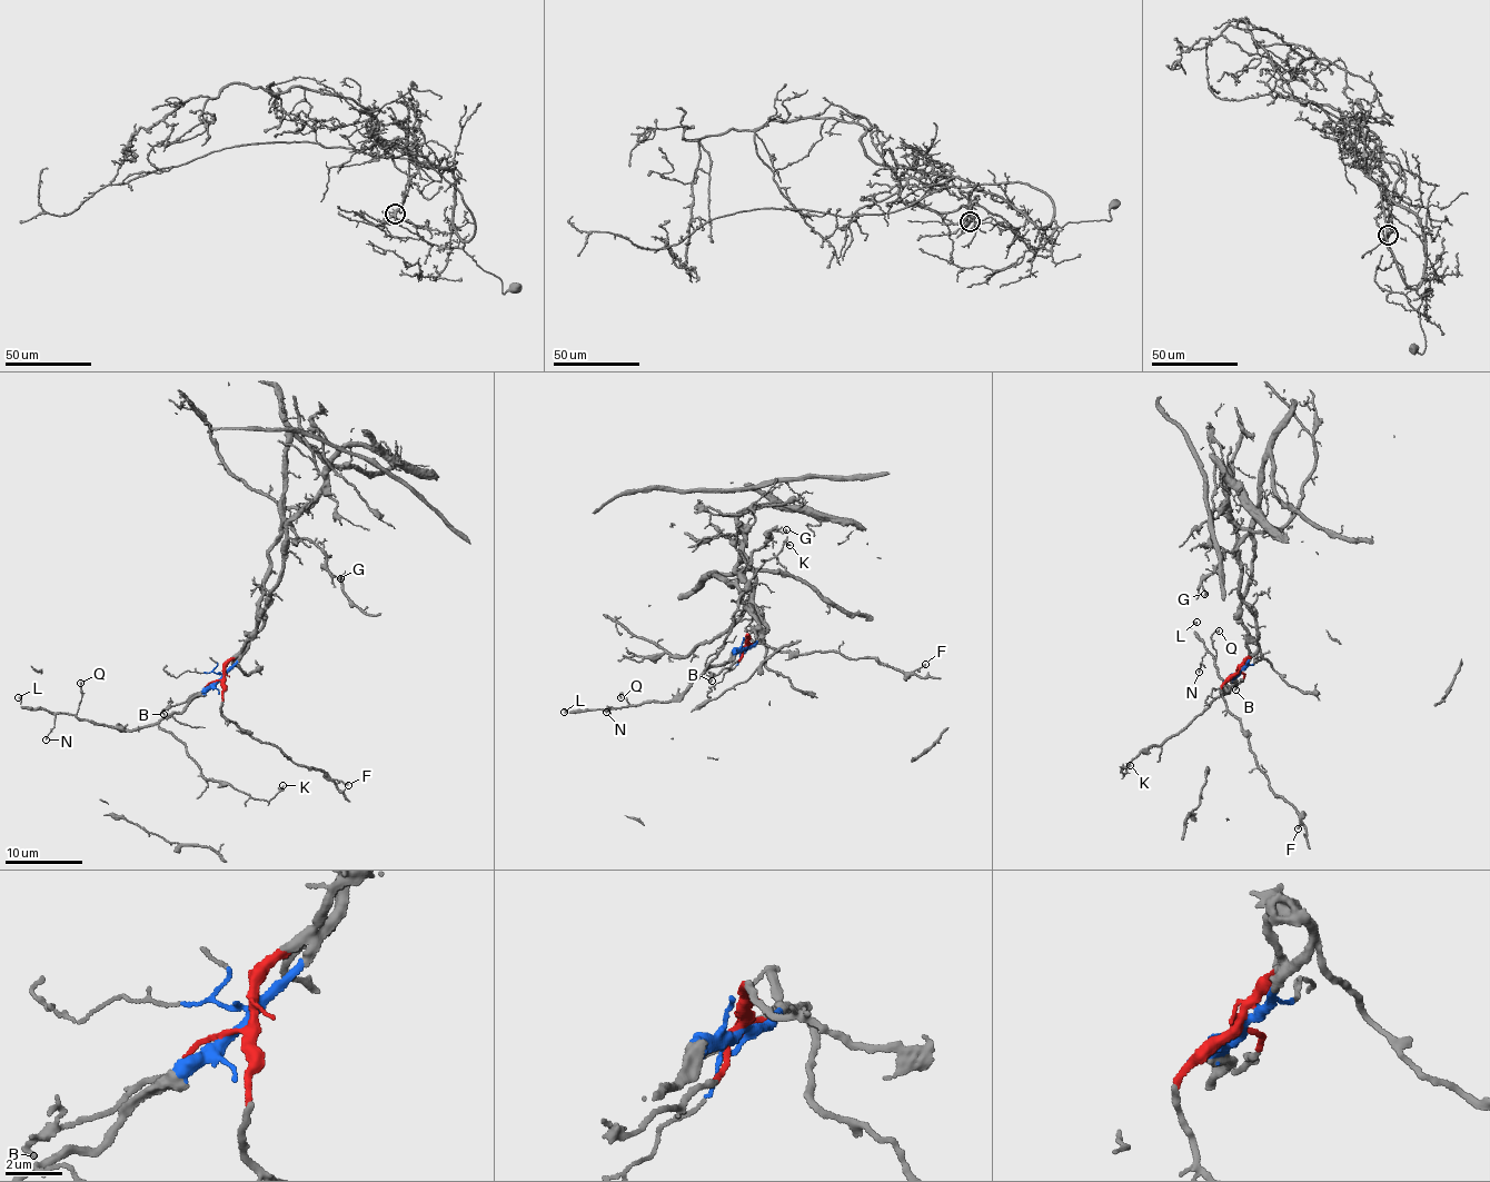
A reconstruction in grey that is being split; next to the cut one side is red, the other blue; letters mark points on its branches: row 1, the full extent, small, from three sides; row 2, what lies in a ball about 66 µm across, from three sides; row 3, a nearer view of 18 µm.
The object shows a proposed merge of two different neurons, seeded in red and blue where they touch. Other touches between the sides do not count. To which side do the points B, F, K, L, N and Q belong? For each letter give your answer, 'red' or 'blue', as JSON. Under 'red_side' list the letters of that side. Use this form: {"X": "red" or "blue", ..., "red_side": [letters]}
{"B": "red", "F": "red", "K": "blue", "L": "blue", "N": "blue", "Q": "blue", "red_side": ["B", "F"]}

